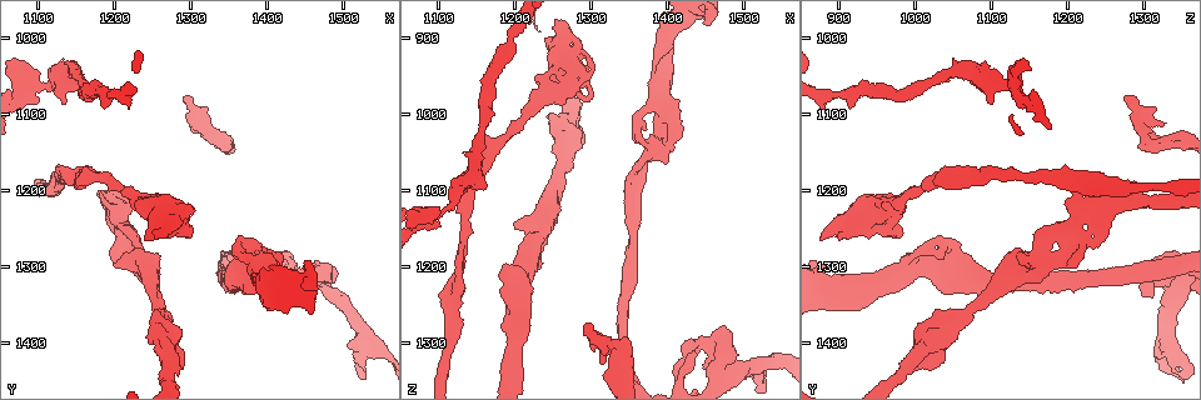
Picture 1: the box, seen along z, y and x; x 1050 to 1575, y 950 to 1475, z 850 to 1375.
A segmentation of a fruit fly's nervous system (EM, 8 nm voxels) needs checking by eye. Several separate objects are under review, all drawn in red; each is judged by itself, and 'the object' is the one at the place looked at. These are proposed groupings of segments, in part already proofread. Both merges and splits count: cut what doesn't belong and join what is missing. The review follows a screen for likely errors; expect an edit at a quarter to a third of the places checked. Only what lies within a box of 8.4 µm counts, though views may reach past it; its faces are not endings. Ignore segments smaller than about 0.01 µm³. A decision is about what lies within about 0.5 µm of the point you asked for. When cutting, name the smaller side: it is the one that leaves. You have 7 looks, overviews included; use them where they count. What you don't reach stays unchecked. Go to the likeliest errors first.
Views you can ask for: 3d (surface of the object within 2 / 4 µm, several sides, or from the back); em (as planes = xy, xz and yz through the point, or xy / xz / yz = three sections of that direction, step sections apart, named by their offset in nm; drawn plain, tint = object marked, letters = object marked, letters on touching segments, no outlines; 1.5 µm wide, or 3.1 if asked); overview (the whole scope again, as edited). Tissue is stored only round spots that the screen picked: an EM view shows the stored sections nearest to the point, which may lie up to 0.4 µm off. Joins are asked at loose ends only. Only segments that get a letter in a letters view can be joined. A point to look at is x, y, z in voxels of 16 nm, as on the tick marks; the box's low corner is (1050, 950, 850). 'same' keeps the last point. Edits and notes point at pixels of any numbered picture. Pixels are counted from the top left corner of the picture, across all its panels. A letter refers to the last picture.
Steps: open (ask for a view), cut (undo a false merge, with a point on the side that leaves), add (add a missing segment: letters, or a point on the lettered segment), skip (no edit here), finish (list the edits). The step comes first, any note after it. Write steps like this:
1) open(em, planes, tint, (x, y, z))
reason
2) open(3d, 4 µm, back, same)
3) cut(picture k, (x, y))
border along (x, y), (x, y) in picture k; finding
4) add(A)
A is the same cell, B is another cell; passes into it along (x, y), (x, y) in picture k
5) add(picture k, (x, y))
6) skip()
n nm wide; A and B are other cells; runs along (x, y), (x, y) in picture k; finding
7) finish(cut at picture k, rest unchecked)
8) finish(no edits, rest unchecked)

open(em, yz, step 4, tint, (1295, 1080, 1275))
tapers out

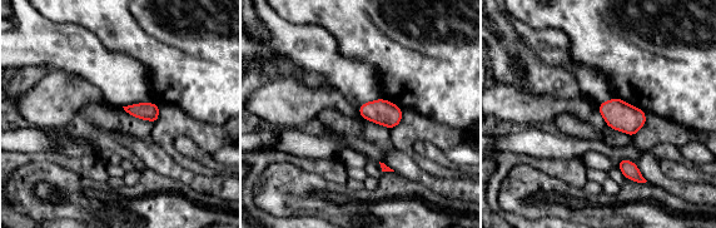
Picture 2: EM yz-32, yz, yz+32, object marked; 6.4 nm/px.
open(em, planes, letters, same)
another direction

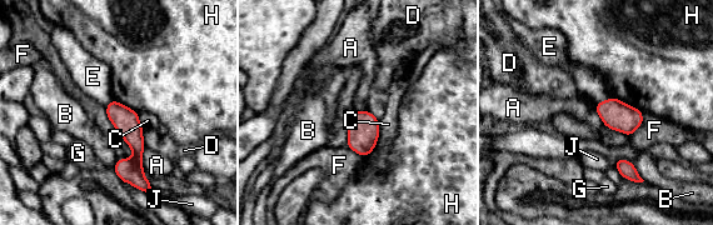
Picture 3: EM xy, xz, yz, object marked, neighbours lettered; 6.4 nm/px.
skip()
A, B, C, D, E, F, G, H and J are other cells; runs along (113, 104), (136, 143), (131, 179) in picture 3; no lettered segment goes on from it

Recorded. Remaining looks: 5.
open(em, xz, step 4, tint, (1285, 1435, 1020))
an open end

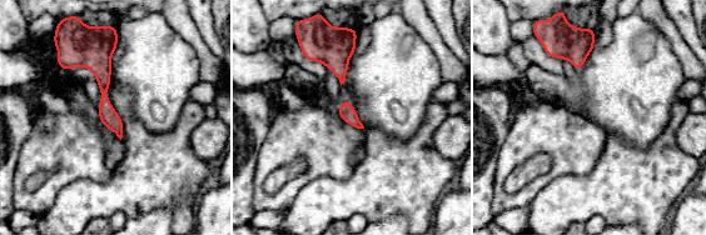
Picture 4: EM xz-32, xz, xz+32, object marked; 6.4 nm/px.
open(em, yz, step 8, letters, same)

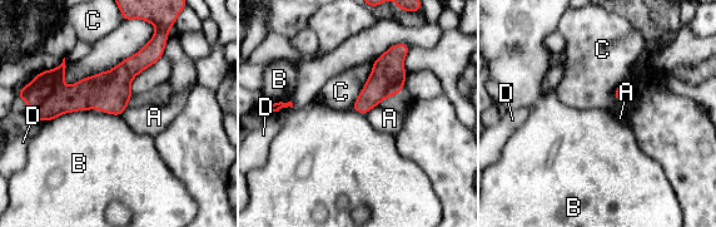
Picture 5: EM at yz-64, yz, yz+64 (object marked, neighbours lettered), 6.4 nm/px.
skip()
A, B, C and D are other cells; runs along (159, 52), (105, 92), (43, 108) in picture 5; none of them fits

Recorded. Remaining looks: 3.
open(em, xy, step 8, tint, (1235, 1290, 1160))
three arms meet

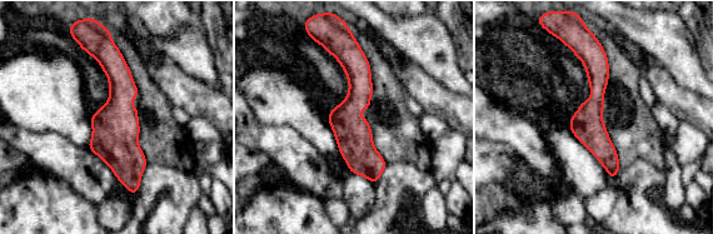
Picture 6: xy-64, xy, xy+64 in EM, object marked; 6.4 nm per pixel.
open(em, planes, tint, same)
another direction

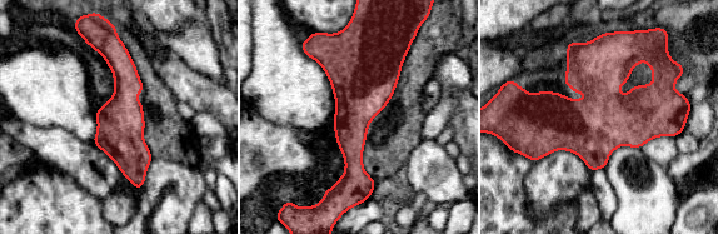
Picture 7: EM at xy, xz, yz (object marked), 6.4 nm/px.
open(em, planes, letters, same)

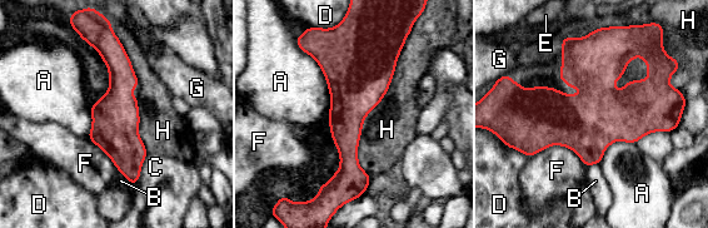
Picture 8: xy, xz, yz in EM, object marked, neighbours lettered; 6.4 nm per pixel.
skip()
300 nm wide; A, B, C, D, E, F, G and H are other cells; border along (417, 18), (362, 127), (369, 176) in picture 8; continuous, no second neuron

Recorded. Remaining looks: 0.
finish(no edits, rest unchecked)

